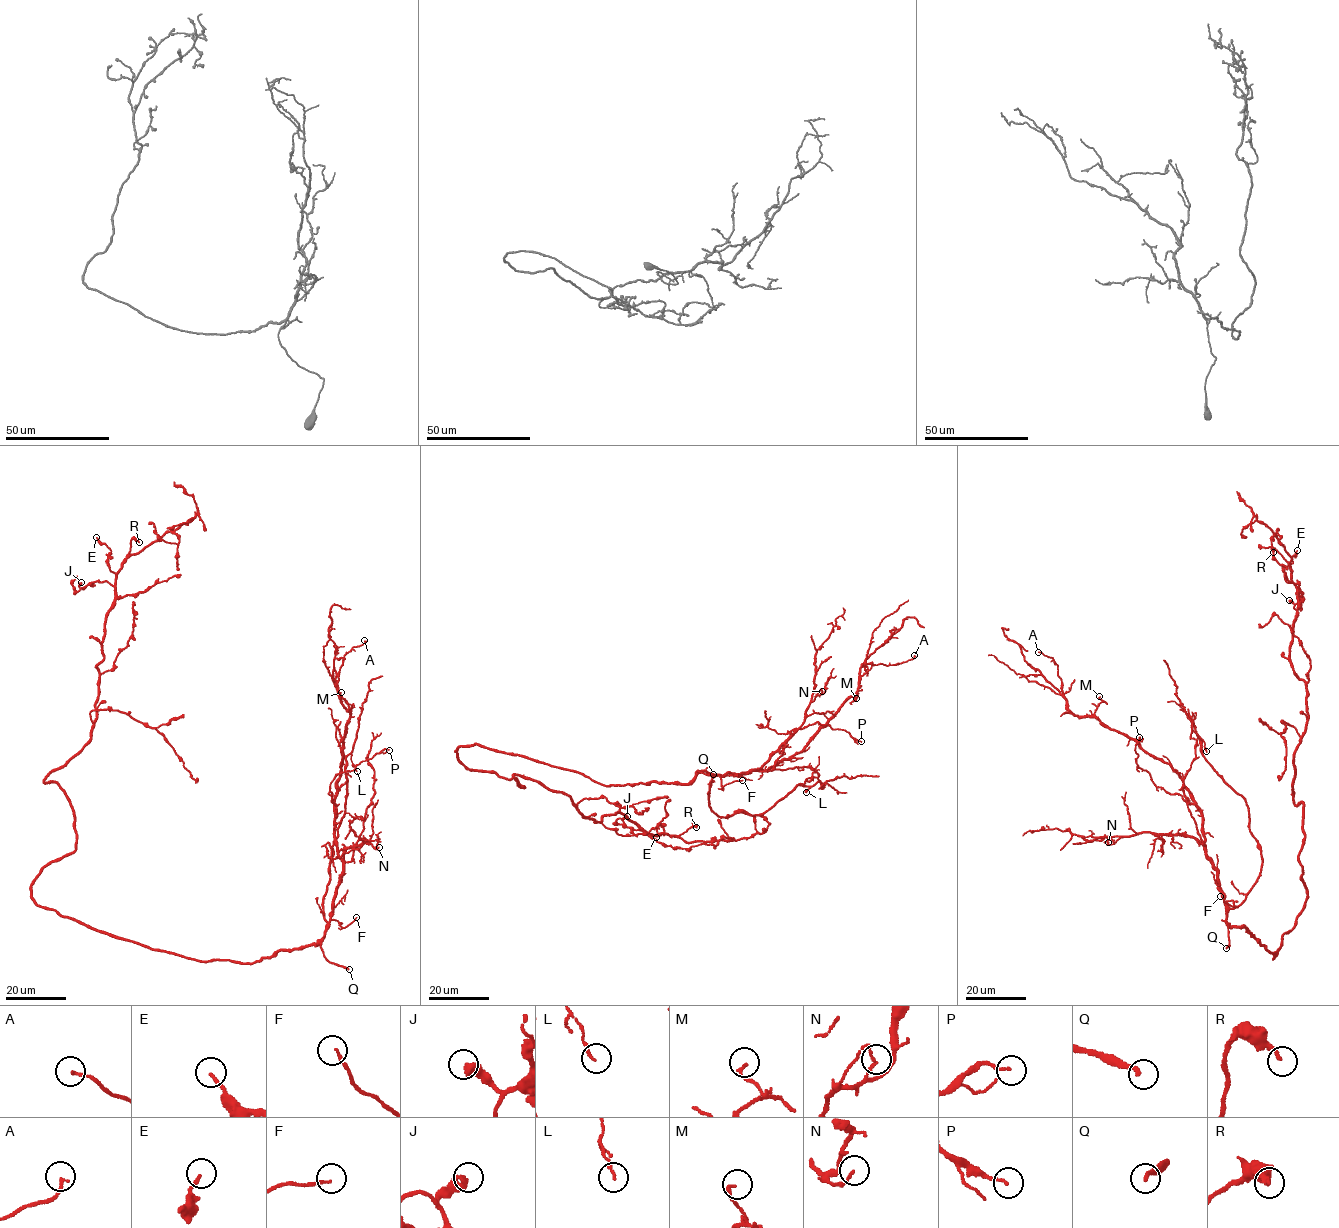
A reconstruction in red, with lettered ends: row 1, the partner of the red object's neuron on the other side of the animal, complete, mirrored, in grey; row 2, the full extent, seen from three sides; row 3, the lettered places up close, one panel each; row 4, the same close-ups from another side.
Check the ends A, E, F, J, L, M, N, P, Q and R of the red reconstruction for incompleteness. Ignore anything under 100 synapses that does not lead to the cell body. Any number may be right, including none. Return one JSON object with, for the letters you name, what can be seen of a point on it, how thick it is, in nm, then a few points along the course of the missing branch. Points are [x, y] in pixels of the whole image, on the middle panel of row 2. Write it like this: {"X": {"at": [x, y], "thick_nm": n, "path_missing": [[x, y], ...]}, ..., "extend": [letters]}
{"Q": {"at": [713, 774], "thick_nm": 190, "path_missing": [[713, 774], [731, 775], [770, 765], [824, 764], [870, 755], [892, 756], [910, 749], [925, 748], [953, 756]]}, "extend": ["Q"]}

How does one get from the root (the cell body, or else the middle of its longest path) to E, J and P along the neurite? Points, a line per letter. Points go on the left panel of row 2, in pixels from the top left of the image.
E: (114, 935), (30, 888), (75, 848), (70, 801), (44, 780), (96, 717), (116, 577), (96, 537)
J: (114, 935), (30, 888), (75, 848), (70, 801), (44, 780), (90, 739), (115, 595), (81, 582)
P: (114, 935), (193, 959), (243, 963), (319, 943), (342, 870), (331, 783), (337, 774), (389, 750)

